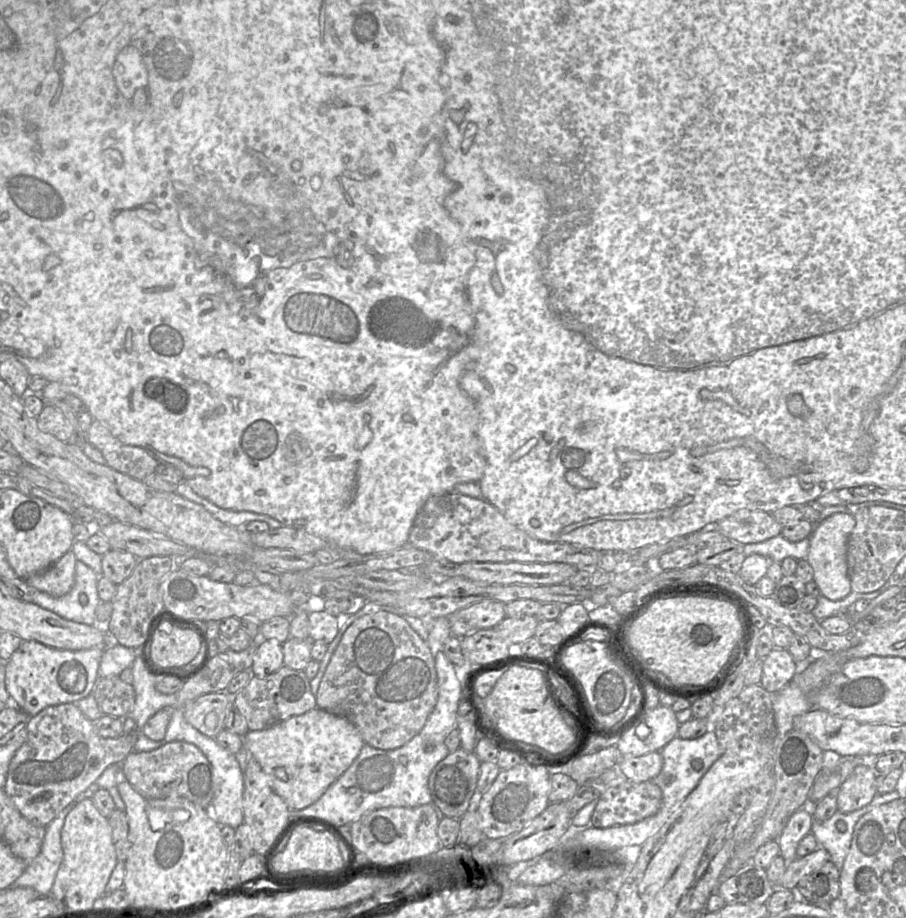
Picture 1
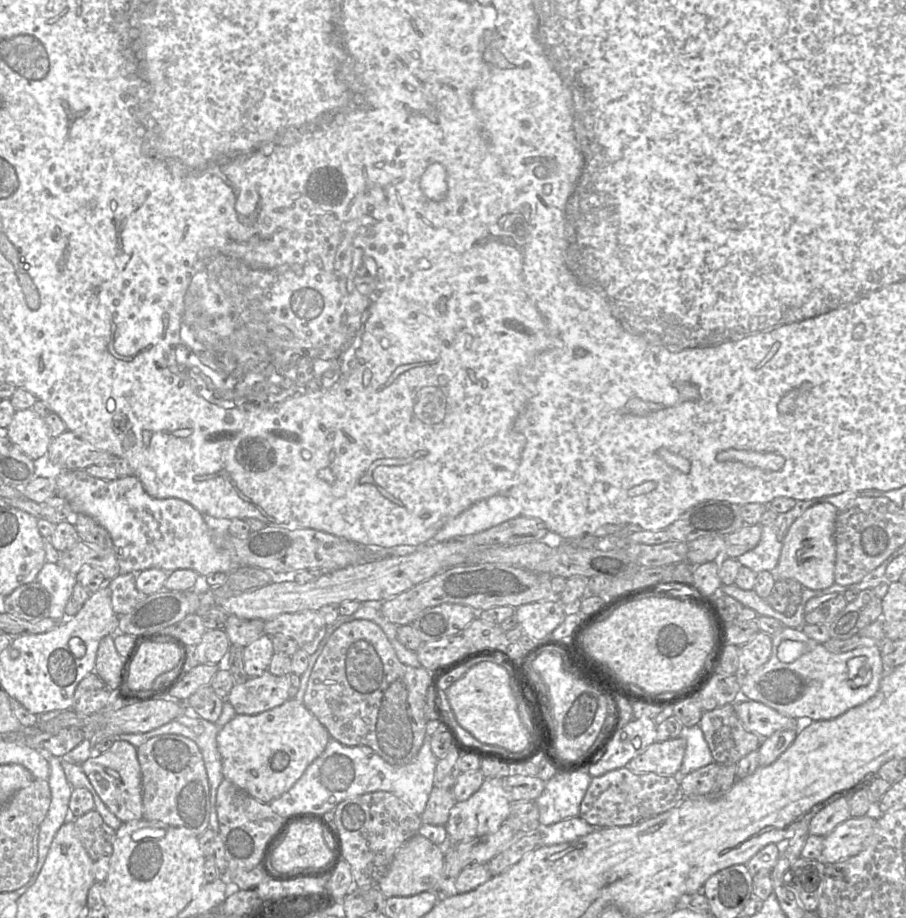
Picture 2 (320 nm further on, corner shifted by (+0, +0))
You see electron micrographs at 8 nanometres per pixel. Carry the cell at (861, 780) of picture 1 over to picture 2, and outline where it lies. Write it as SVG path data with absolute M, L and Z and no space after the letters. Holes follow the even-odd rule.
M840 797L813 816L809 822L809 833L825 837L850 817L849 797Z

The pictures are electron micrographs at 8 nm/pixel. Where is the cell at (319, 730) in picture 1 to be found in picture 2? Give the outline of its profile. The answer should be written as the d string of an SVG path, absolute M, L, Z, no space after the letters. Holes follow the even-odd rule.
M296 699L255 714L237 714L217 734L224 779L255 799L270 803L287 792L307 767L325 750L330 734L326 727Z

